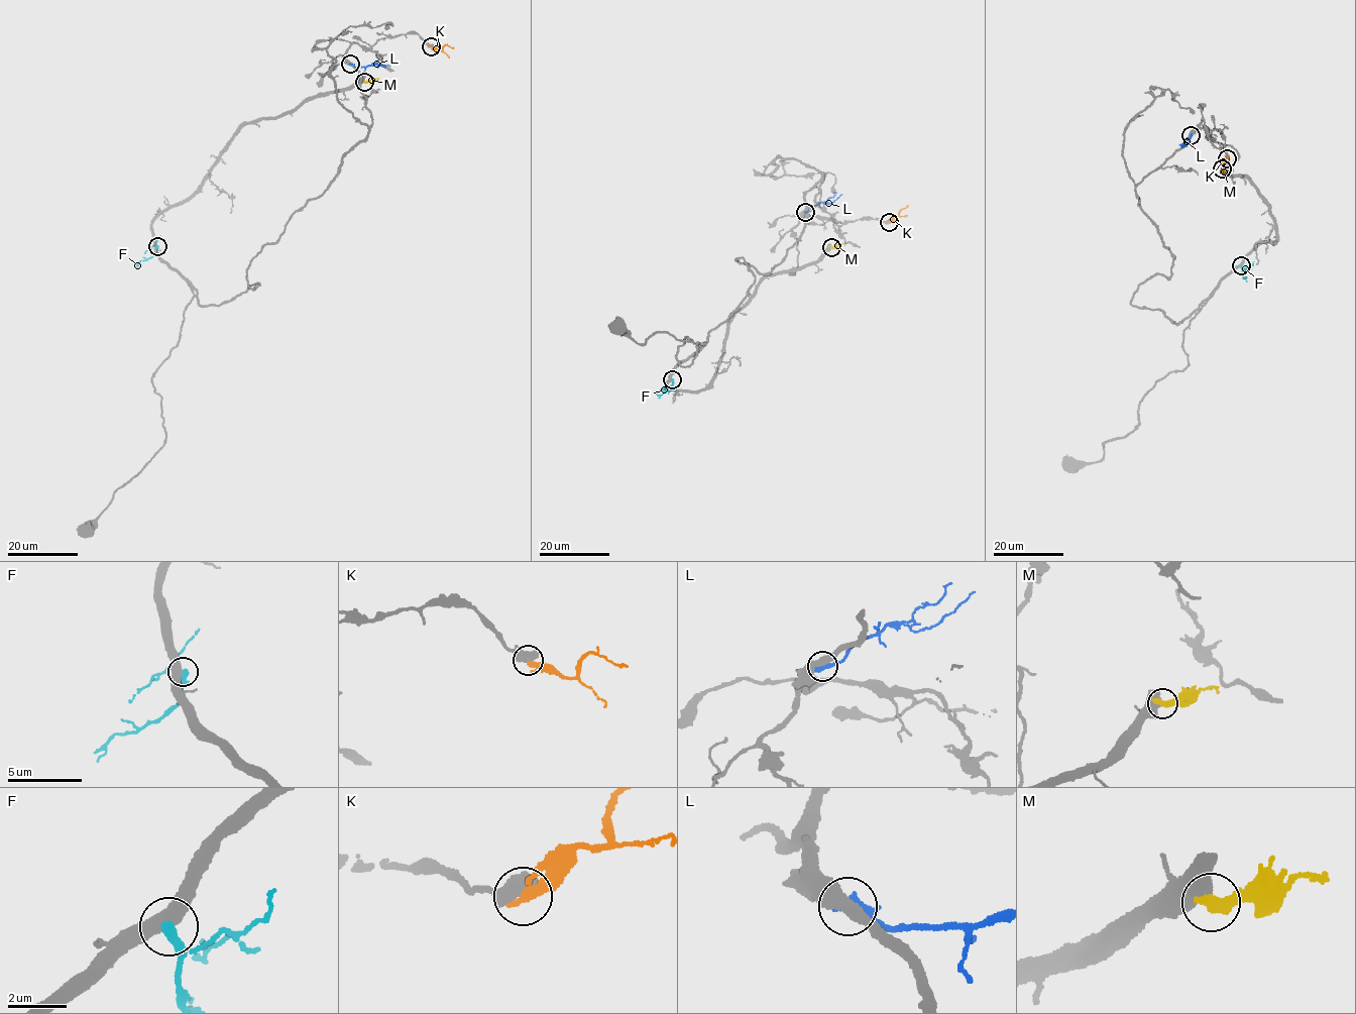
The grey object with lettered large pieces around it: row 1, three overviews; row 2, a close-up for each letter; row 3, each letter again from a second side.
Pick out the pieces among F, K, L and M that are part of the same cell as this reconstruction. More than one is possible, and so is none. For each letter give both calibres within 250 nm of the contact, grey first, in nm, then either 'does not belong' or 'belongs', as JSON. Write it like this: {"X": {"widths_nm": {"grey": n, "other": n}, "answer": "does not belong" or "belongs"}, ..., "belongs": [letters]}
{"F": {"widths_nm": {"grey": 480, "other": 400}, "answer": "does not belong"}, "K": {"widths_nm": {"grey": 650, "other": 400}, "answer": "does not belong"}, "L": {"widths_nm": {"grey": 480, "other": 440}, "answer": "does not belong"}, "M": {"widths_nm": {"grey": 550, "other": 440}, "answer": "belongs"}, "belongs": ["M"]}

